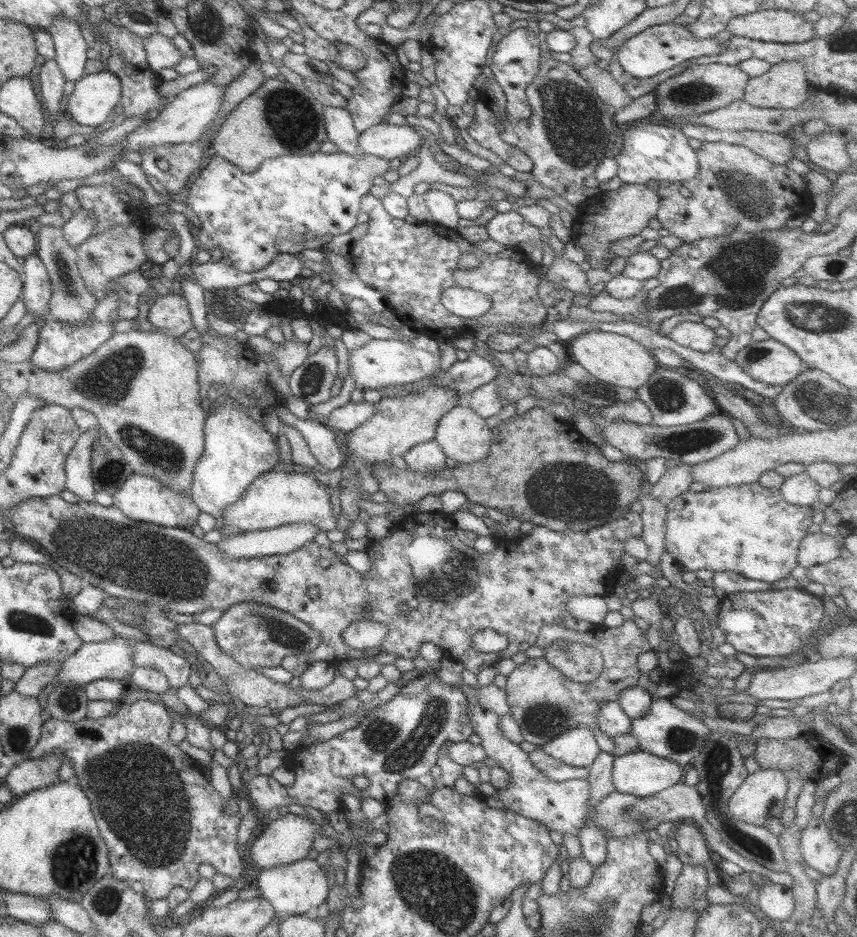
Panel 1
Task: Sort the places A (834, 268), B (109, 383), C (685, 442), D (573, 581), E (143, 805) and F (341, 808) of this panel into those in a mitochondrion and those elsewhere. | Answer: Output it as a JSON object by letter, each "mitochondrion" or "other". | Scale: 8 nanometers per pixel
{"A":"mitochondrion","B":"mitochondrion","C":"mitochondrion","D":"other","E":"mitochondrion","F":"other"}

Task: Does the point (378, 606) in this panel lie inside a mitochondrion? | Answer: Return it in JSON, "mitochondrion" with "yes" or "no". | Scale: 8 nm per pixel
{"mitochondrion":"no"}

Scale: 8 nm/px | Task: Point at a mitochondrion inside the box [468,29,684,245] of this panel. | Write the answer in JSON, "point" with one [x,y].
{"point":[572,121]}

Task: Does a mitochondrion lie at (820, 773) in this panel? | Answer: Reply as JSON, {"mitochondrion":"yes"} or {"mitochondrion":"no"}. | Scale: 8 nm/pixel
{"mitochondrion":"no"}

